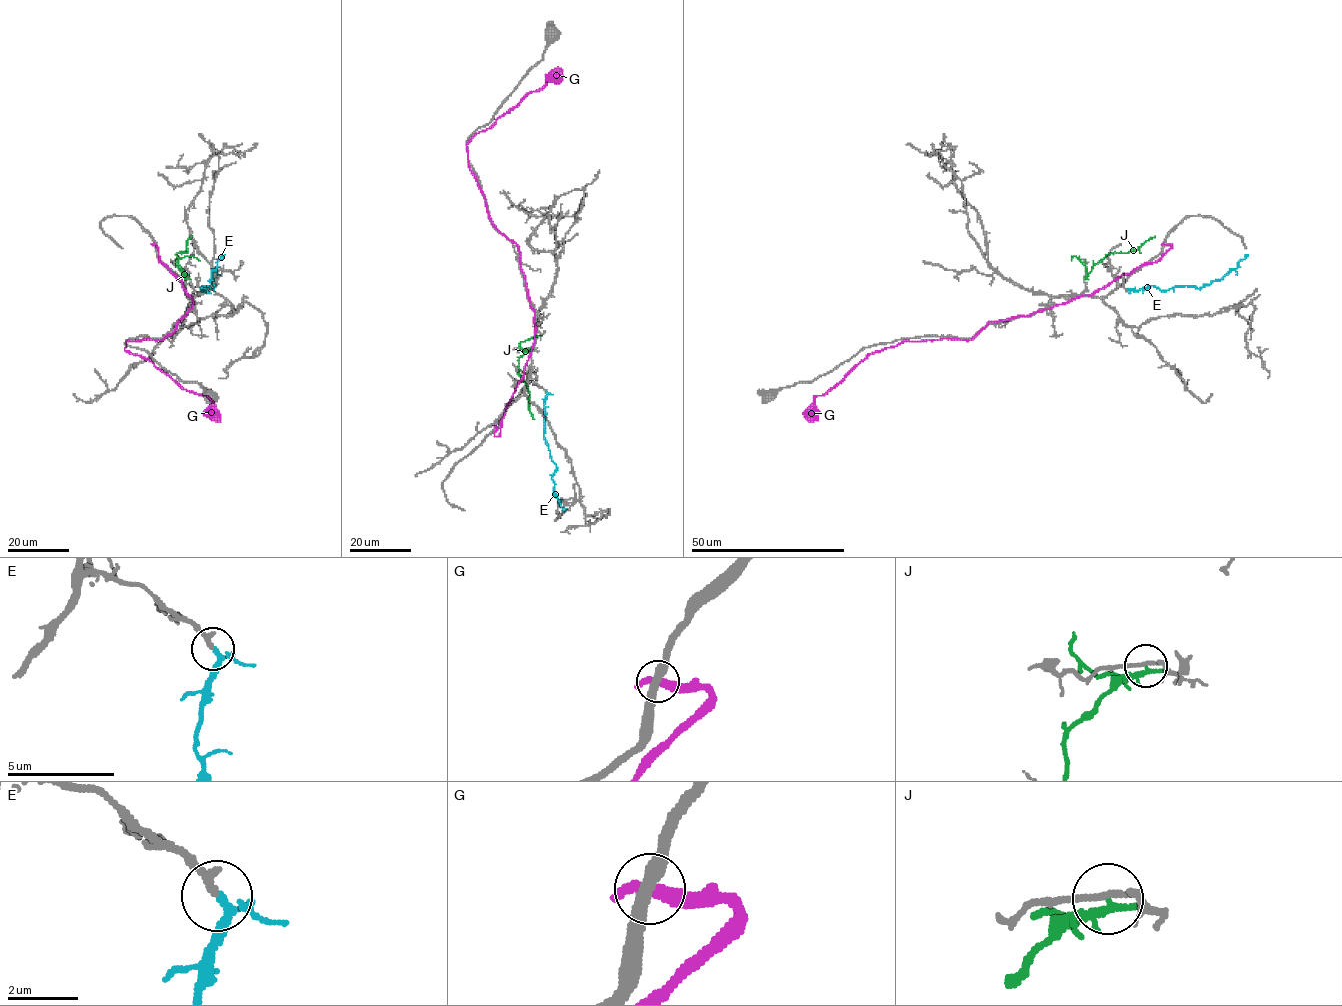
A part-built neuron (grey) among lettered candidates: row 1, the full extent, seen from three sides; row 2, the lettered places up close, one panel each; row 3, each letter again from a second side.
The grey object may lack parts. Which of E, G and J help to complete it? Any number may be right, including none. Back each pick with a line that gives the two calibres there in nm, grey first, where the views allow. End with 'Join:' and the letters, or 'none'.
E: calibres 190 and 190 nm
Join: E

